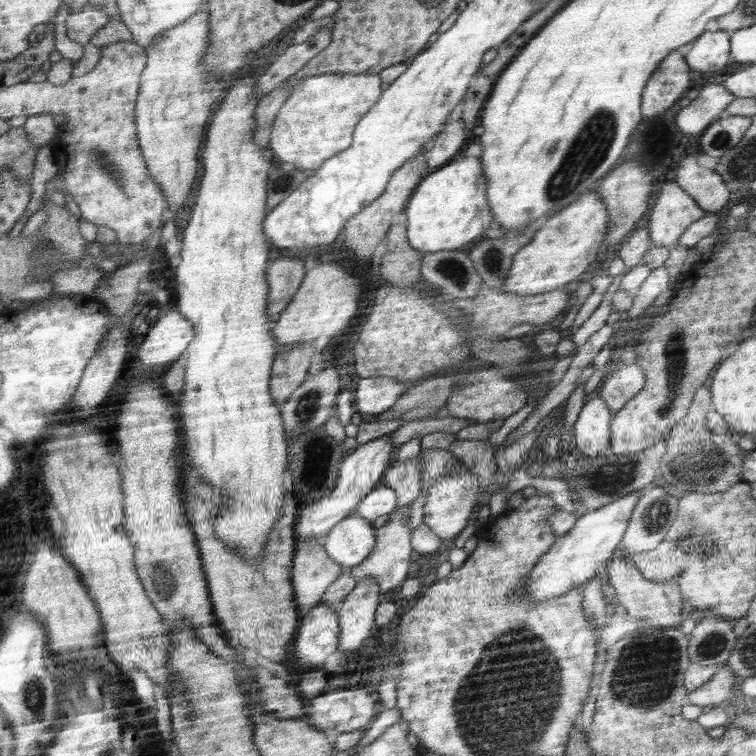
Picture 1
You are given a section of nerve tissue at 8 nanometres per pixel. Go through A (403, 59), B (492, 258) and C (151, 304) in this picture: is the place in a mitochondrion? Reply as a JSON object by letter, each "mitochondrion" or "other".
{"A":"other","B":"mitochondrion","C":"other"}

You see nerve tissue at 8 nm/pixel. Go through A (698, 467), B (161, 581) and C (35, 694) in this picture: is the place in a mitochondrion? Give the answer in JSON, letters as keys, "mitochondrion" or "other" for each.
{"A":"mitochondrion","B":"mitochondrion","C":"mitochondrion"}

